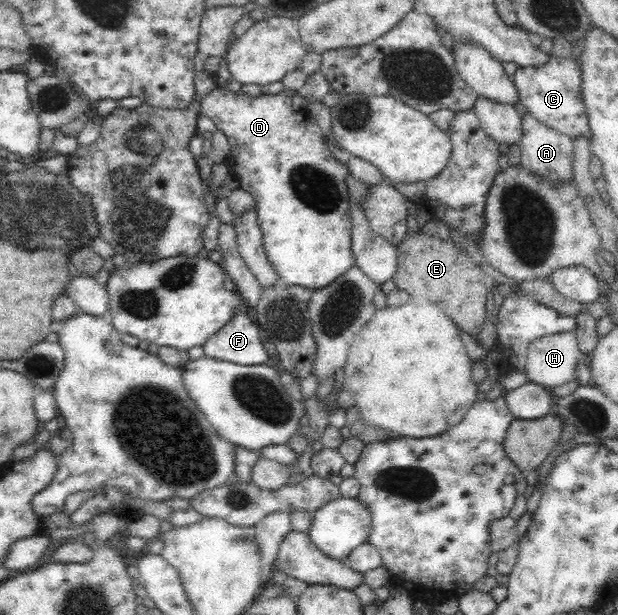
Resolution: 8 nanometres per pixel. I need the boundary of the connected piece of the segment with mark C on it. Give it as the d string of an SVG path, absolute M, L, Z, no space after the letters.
M551 57L549 63L541 67L519 67L513 75L513 85L517 88L519 101L527 113L547 127L572 138L579 135L591 137L585 104L581 97L581 73L582 69L573 62L573 59L560 61L557 57Z

